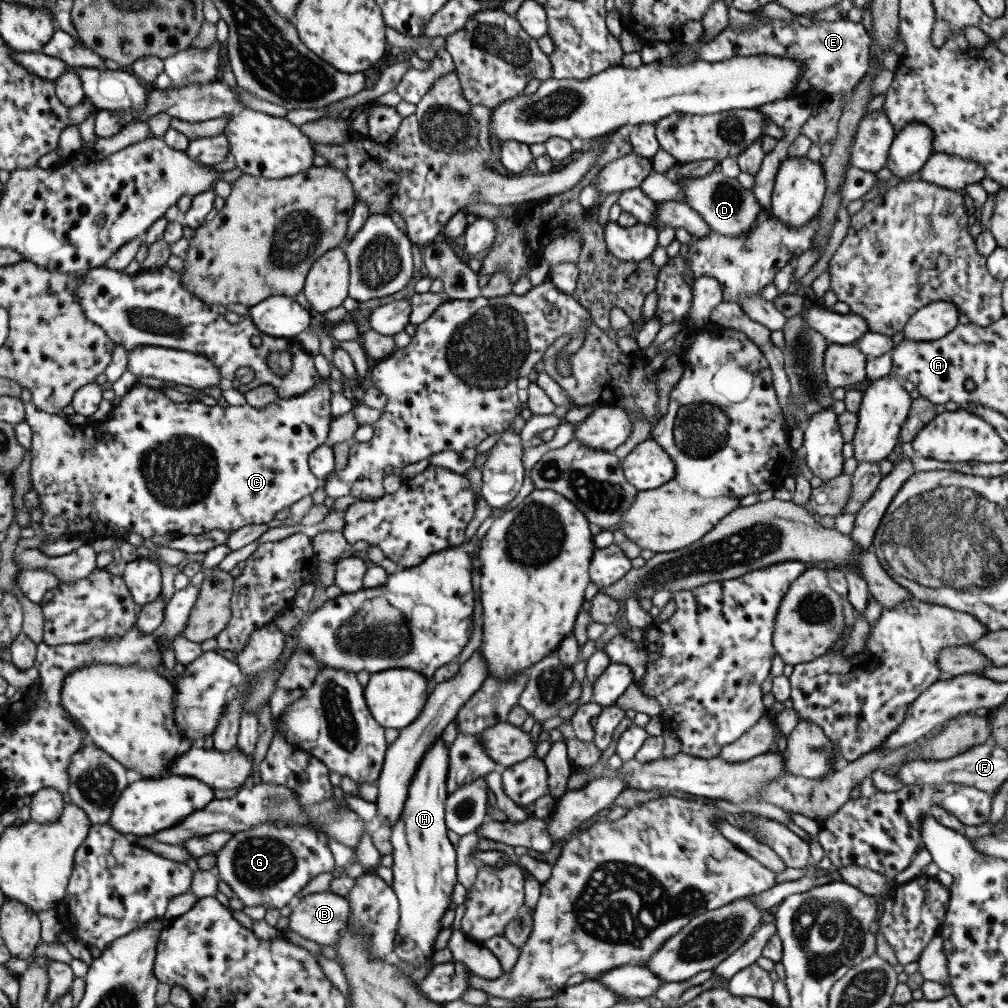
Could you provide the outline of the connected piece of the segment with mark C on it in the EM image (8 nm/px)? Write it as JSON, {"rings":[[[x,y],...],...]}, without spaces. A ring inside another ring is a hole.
{"rings":[[[322,379],[318,385],[302,394],[296,394],[287,398],[278,399],[277,403],[270,403],[262,408],[256,408],[246,405],[229,405],[226,408],[220,405],[207,406],[198,401],[190,401],[178,394],[173,394],[165,390],[158,390],[150,387],[146,381],[139,380],[132,386],[130,392],[122,396],[122,400],[114,407],[111,417],[99,424],[98,440],[90,440],[90,436],[83,433],[83,428],[72,425],[61,414],[48,414],[40,410],[34,403],[24,403],[26,410],[26,423],[32,429],[31,456],[32,467],[30,475],[32,479],[32,490],[35,490],[37,497],[41,502],[43,512],[40,524],[49,538],[42,544],[56,541],[64,535],[80,536],[88,540],[94,540],[98,537],[109,537],[114,541],[125,541],[130,533],[137,533],[143,539],[150,539],[154,535],[174,534],[176,537],[188,536],[188,534],[205,534],[212,530],[222,530],[230,535],[232,532],[249,525],[267,524],[276,514],[284,508],[289,508],[306,496],[311,496],[318,486],[321,486],[322,480],[318,479],[309,468],[308,457],[318,448],[327,443],[328,430],[333,415],[331,414],[330,387],[328,379]]]}

